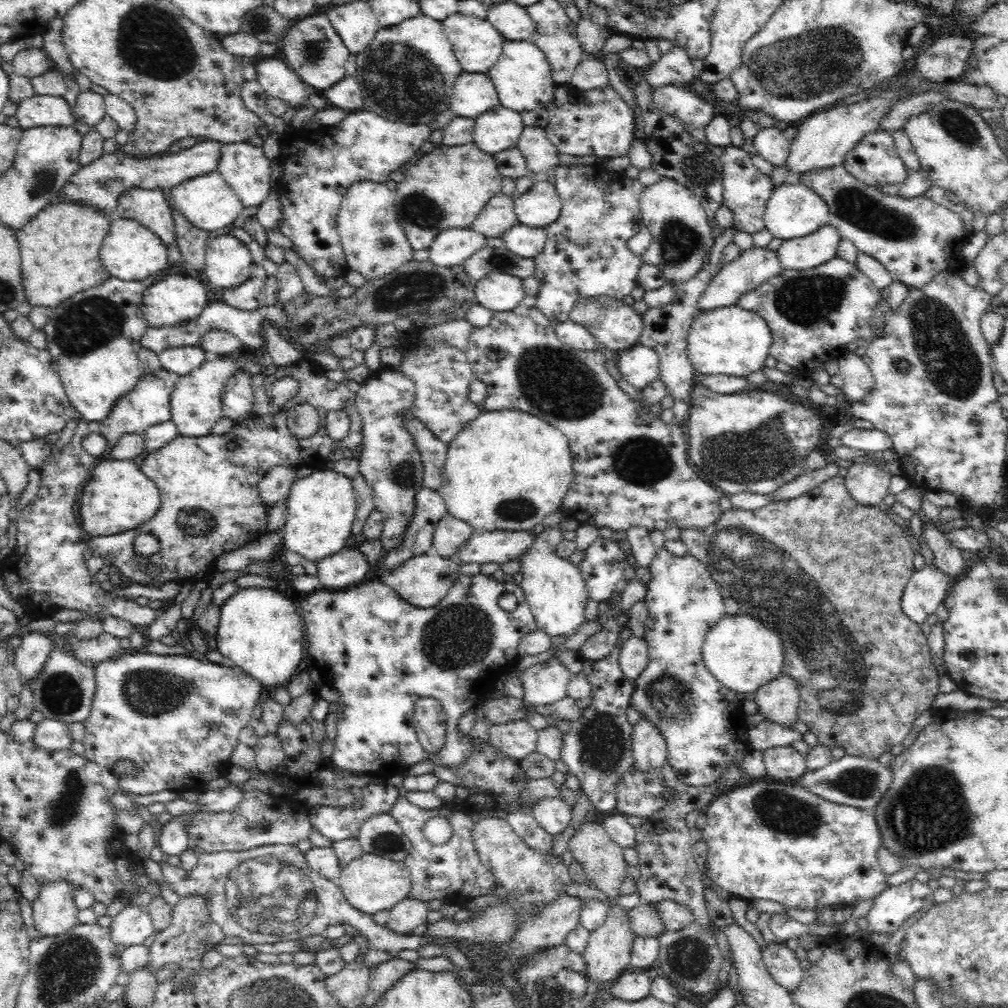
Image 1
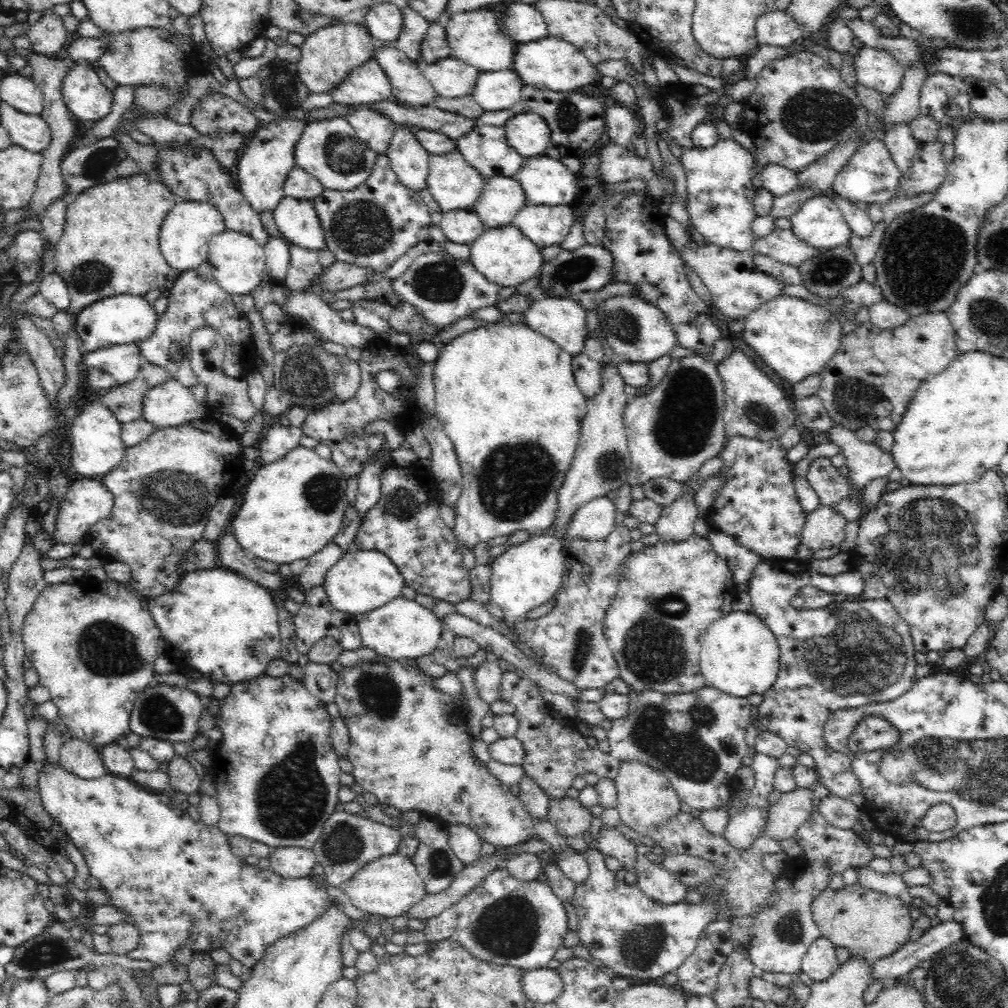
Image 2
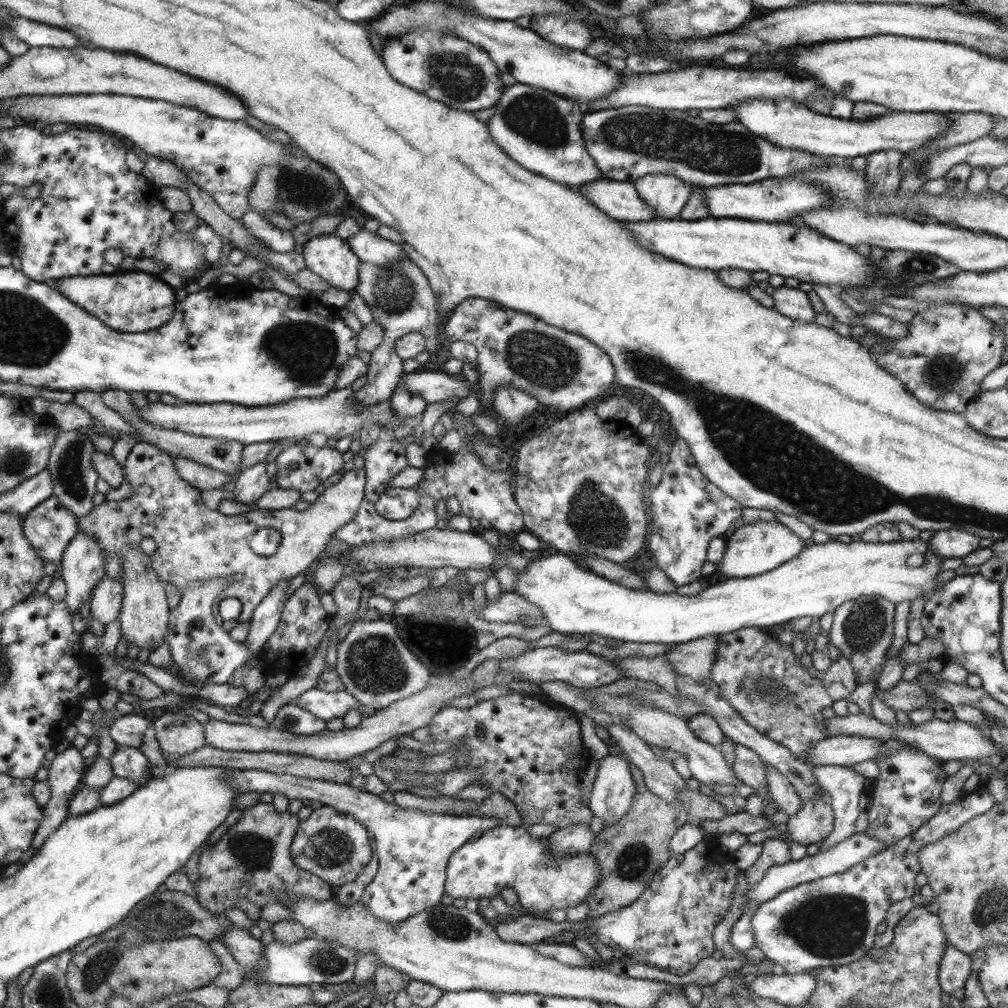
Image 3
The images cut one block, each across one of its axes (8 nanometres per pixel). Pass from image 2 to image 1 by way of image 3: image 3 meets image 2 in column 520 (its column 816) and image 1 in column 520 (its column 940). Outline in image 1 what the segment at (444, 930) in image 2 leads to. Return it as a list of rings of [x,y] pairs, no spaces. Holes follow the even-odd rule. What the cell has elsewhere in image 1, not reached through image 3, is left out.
[[[398,796],[396,804],[390,808],[390,816],[396,818],[396,822],[400,824],[400,828],[404,830],[404,834],[410,838],[412,842],[412,850],[406,856],[406,866],[412,878],[412,890],[408,900],[420,900],[424,904],[428,904],[430,900],[446,900],[452,902],[454,896],[464,896],[464,898],[480,898],[490,894],[498,884],[494,880],[494,876],[484,868],[480,854],[476,852],[476,844],[472,838],[472,832],[476,828],[478,822],[486,820],[486,818],[500,818],[500,820],[508,820],[510,826],[514,828],[514,832],[518,834],[518,838],[522,838],[522,842],[526,842],[526,846],[548,854],[552,850],[552,834],[548,834],[546,830],[540,828],[532,808],[522,806],[516,812],[502,812],[498,808],[492,810],[478,810],[478,808],[470,808],[468,812],[462,810],[454,810],[452,806],[440,806],[436,810],[422,810],[418,806],[414,806],[406,796]],[[434,816],[444,816],[450,826],[452,826],[452,836],[448,838],[446,844],[432,844],[424,838],[424,824],[434,818]]]

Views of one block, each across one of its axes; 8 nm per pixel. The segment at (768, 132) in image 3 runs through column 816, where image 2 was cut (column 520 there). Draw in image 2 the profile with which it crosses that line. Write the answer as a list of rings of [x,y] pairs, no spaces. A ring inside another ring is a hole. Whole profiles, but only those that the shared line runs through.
[[[516,114],[504,128],[508,146],[516,148],[516,152],[526,160],[544,156],[544,150],[552,144],[552,132],[540,114]]]

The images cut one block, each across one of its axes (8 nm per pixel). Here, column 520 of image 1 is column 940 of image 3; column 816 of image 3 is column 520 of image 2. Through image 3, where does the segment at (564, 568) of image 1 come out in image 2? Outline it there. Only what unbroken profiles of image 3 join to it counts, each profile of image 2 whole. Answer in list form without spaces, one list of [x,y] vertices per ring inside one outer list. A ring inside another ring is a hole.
[[[540,534],[520,546],[498,550],[496,556],[490,560],[490,566],[490,598],[502,608],[506,622],[514,626],[518,620],[524,620],[526,612],[546,604],[558,594],[564,582],[564,542],[554,534]]]

